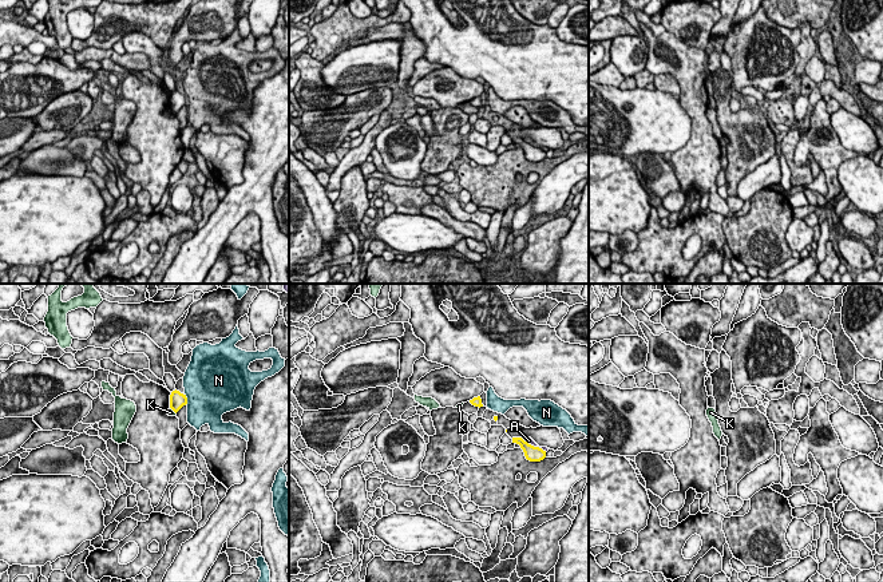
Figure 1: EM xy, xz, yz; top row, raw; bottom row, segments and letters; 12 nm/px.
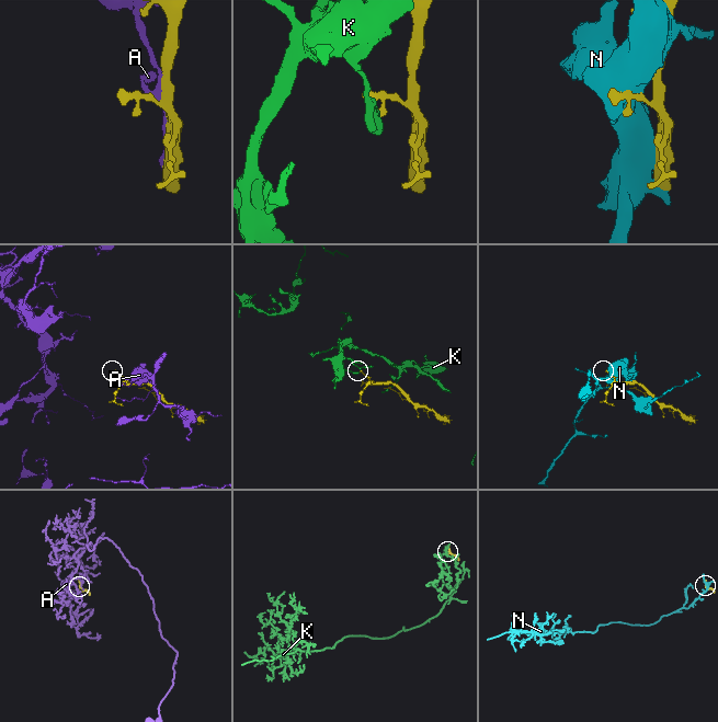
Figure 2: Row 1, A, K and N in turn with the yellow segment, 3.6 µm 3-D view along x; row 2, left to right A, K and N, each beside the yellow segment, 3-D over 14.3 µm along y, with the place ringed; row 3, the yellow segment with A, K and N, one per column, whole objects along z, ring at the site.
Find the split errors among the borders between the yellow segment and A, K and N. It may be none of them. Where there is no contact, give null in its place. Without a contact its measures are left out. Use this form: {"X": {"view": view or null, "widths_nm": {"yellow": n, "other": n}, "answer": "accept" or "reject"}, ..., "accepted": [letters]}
{"A": {"view": "xz", "widths_nm": {"yellow": 190, "other": 70}, "answer": "reject"}, "K": {"view": "xy", "widths_nm": {"yellow": 190, "other": 90}, "answer": "reject"}, "N": {"view": "xy", "widths_nm": {"yellow": 190, "other": 480}, "answer": "reject"}, "accepted": []}

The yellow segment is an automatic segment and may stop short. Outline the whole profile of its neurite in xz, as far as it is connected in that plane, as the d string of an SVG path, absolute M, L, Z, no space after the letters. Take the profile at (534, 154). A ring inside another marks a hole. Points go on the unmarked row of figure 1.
M512 138L512 143L516 143L520 146L520 149L524 153L524 157L530 162L541 162L546 158L546 151L543 151L539 147L534 147L524 142L522 138Z

